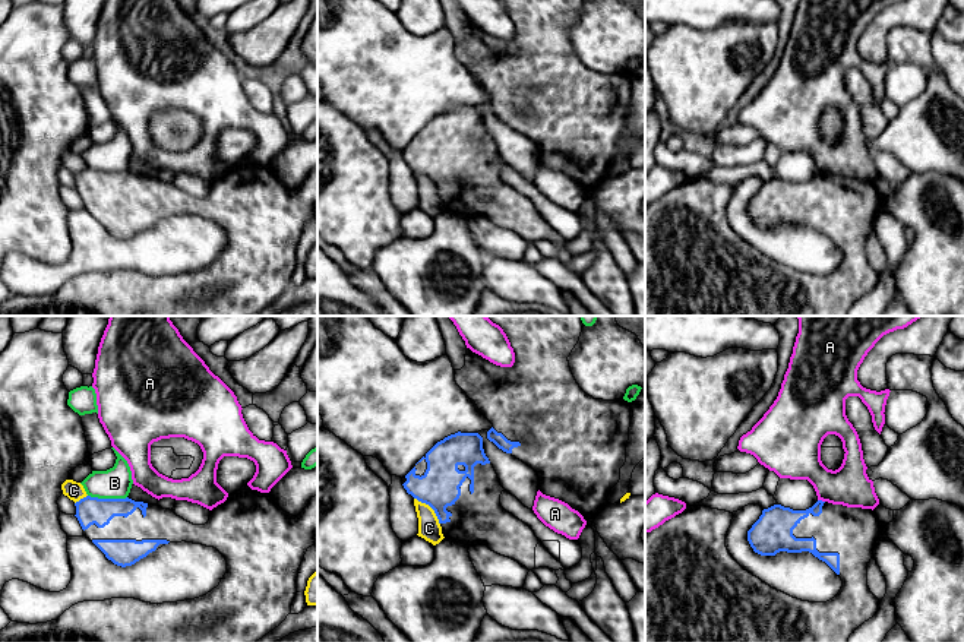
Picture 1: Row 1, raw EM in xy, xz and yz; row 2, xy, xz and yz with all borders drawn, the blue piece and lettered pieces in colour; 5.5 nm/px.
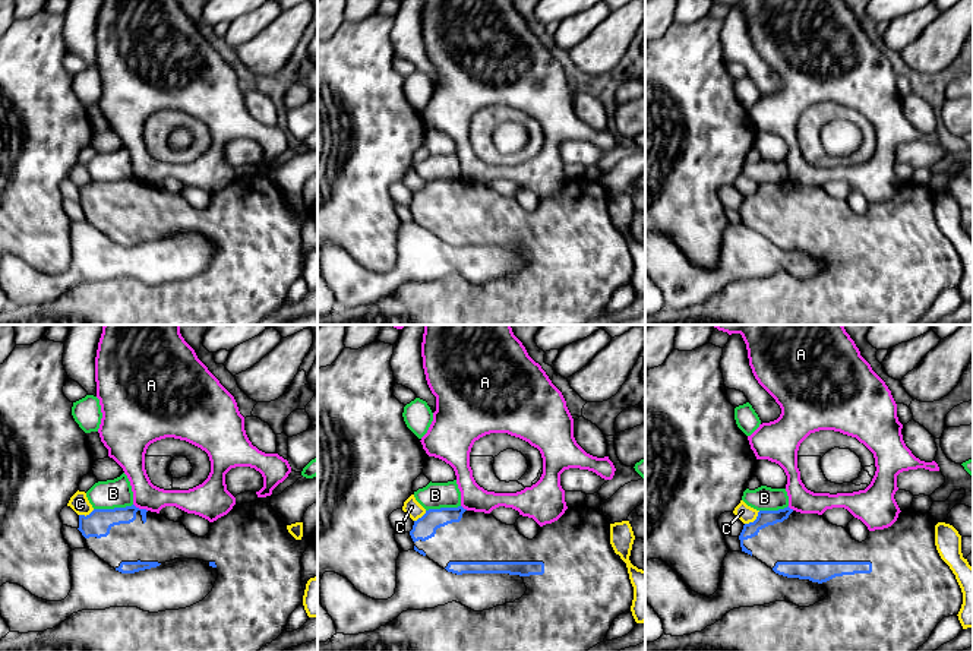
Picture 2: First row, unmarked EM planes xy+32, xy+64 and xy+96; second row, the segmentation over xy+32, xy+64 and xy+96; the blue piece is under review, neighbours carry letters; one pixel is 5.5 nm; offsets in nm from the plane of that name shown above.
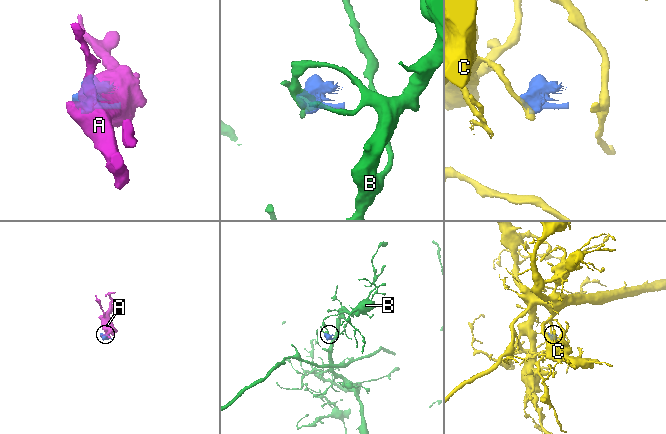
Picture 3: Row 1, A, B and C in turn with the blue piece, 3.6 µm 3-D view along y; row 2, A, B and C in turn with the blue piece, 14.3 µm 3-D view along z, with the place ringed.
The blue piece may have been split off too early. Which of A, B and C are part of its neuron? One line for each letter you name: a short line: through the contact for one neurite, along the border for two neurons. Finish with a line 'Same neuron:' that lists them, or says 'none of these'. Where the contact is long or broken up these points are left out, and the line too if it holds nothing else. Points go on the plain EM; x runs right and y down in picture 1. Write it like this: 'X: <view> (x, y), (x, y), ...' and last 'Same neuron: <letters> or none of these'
Same neuron: none of these

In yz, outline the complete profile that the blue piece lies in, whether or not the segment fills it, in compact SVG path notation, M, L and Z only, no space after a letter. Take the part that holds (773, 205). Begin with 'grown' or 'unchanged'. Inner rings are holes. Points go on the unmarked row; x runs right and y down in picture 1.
grown | M818 173L806 183L774 177L762 183L748 203L755 225L809 224L825 234L843 253L840 265L826 275L809 275L777 263L745 243L726 219L733 186L705 178L686 178L674 190L645 205L645 316L848 316L850 307L872 291L879 272L867 259L867 235L882 196L872 181L847 180Z

